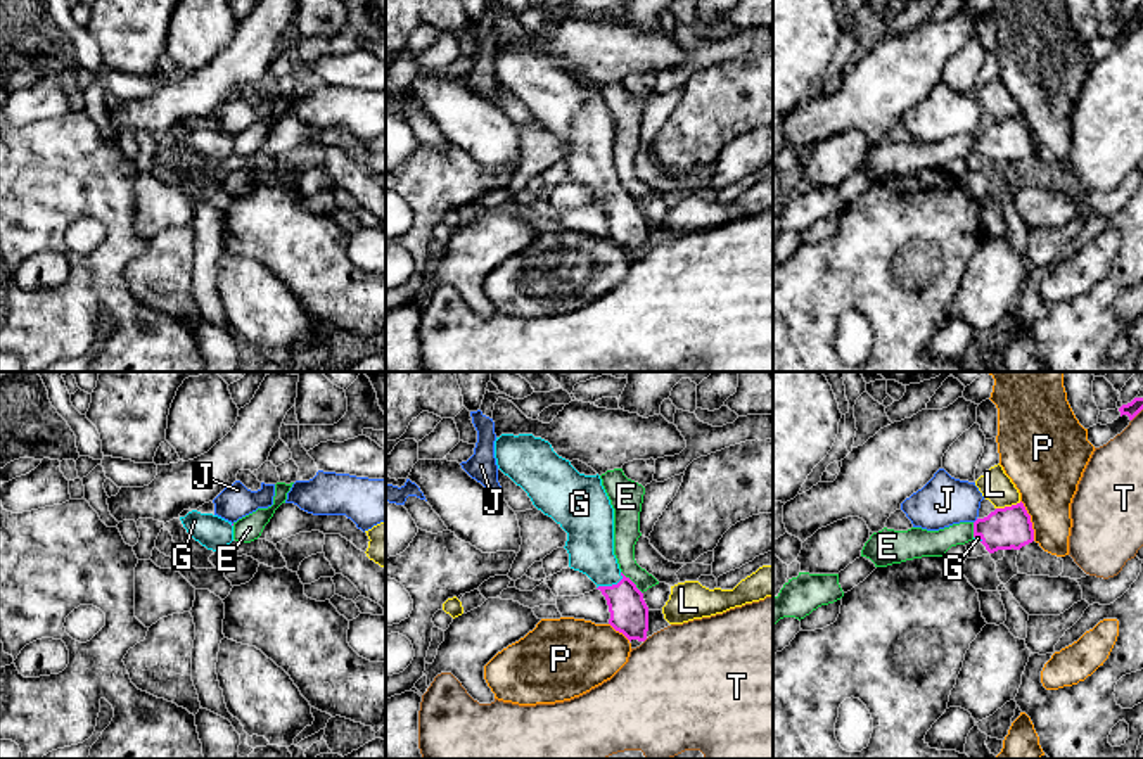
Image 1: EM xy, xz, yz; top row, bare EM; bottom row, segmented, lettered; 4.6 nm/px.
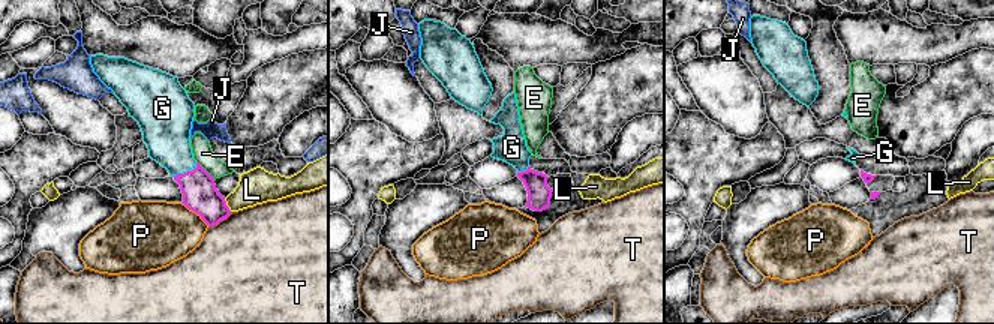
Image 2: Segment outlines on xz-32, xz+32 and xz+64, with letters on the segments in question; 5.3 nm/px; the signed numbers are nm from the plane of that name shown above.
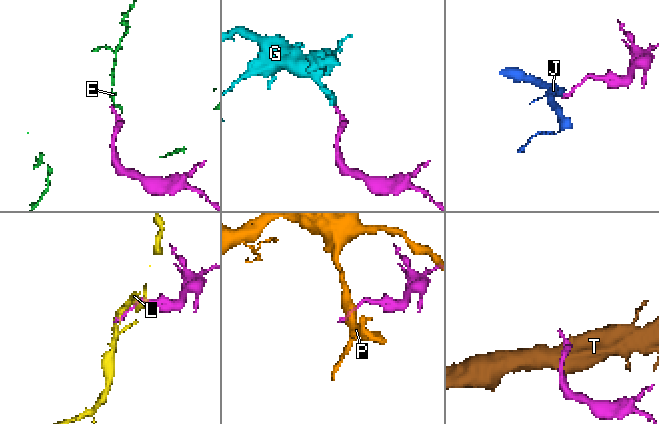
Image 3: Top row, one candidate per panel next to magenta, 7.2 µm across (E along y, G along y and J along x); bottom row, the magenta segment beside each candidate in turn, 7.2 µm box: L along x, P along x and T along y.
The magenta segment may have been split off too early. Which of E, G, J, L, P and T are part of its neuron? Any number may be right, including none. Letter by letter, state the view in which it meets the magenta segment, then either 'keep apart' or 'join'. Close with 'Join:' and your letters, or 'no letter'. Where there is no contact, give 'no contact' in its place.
E: contact in xz; keep apart
G: contact in xz; join
J: contact in yz; keep apart
L: contact in yz; keep apart
P: contact in yz; keep apart
T: contact in yz; keep apart
Join: G

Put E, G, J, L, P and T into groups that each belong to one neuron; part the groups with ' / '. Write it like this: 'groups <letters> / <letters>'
groups E T / G / J / L / P

